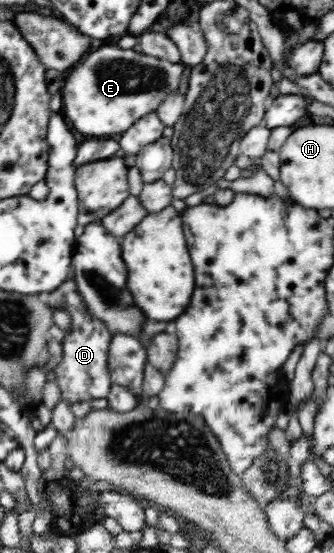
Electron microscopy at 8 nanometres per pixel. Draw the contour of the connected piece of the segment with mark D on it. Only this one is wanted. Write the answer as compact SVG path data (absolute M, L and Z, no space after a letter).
M73 278L65 281L59 288L52 293L45 295L44 299L50 308L64 308L69 311L72 318L70 331L64 336L63 360L55 370L57 375L57 385L61 389L65 405L69 408L74 403L90 402L96 399L105 399L111 392L112 381L108 368L108 351L111 342L111 333L105 327L105 323L87 315L85 303L81 295L77 292L77 285Z

